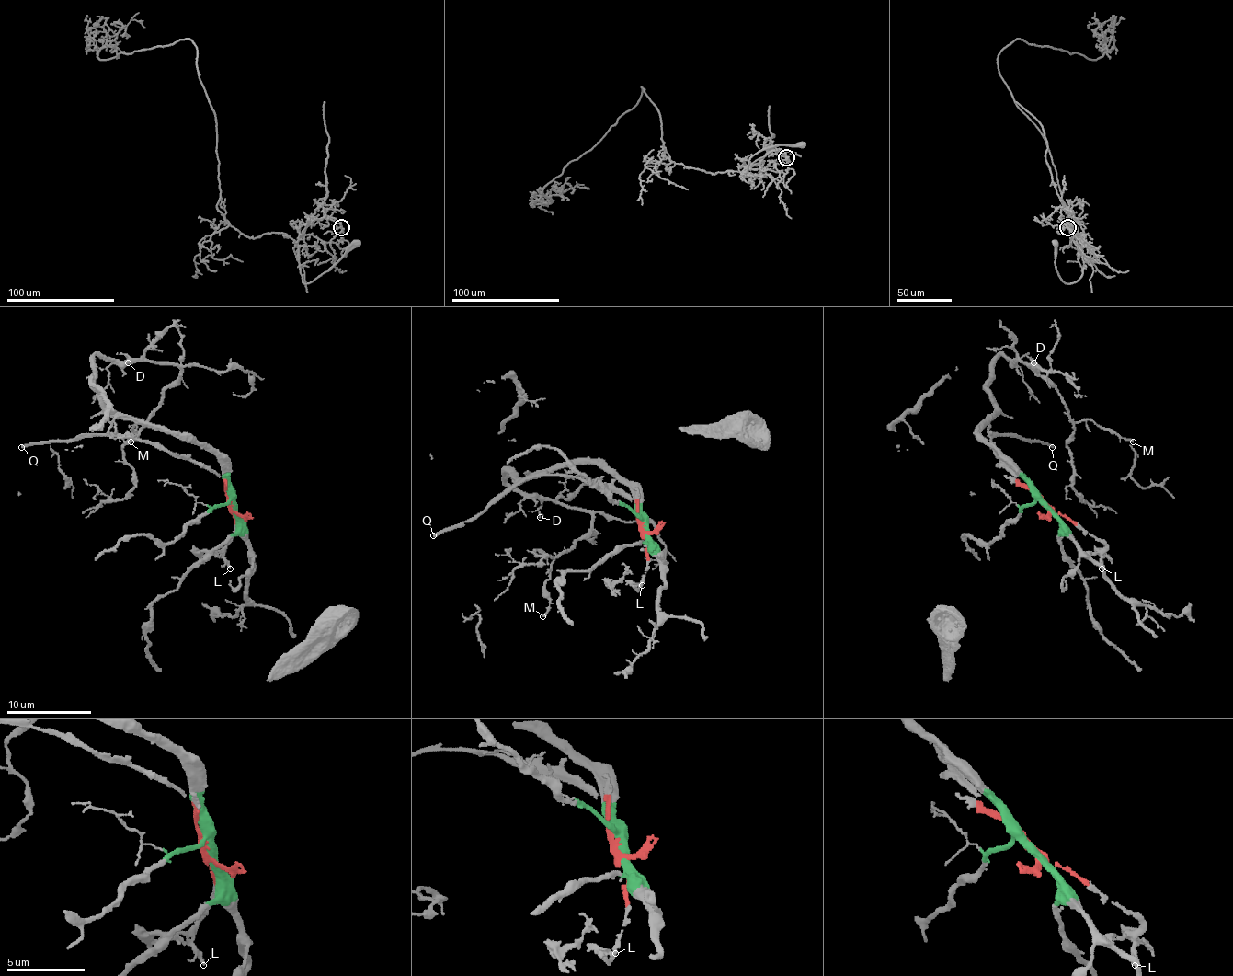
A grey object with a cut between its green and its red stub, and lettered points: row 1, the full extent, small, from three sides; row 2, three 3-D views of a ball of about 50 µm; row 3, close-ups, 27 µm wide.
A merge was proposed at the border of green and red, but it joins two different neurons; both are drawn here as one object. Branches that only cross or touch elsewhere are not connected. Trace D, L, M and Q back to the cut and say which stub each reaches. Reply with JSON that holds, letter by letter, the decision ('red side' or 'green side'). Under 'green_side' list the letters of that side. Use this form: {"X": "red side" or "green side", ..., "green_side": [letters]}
{"D": "green side", "L": "red side", "M": "green side", "Q": "red side", "green_side": ["D", "M"]}

